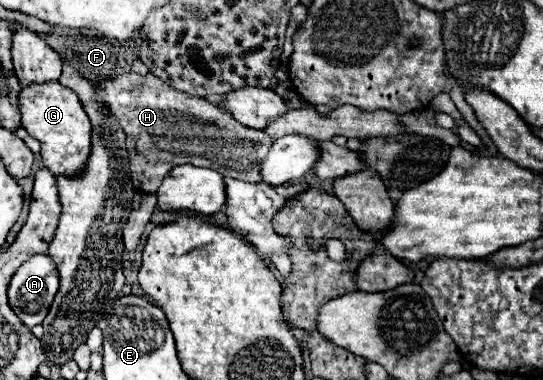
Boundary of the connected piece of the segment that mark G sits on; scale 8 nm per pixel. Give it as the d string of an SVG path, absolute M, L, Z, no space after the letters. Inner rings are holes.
M50 81L48 85L32 85L32 89L20 91L20 111L22 127L30 137L40 141L40 157L44 167L50 169L50 173L56 177L82 175L90 157L92 125L78 95L58 81Z

